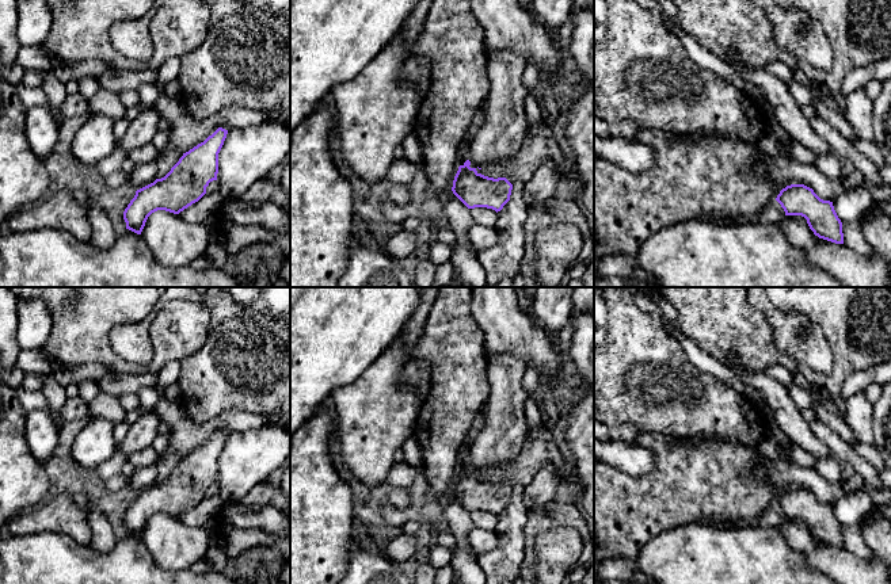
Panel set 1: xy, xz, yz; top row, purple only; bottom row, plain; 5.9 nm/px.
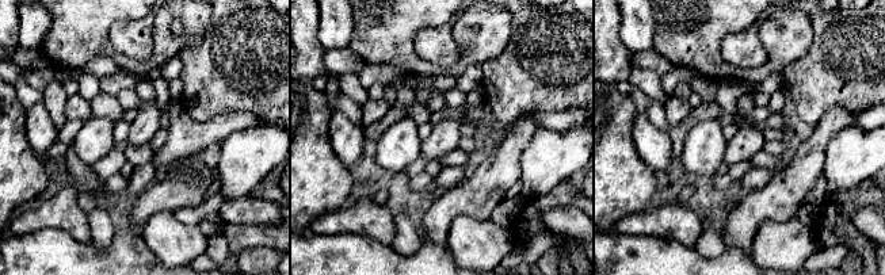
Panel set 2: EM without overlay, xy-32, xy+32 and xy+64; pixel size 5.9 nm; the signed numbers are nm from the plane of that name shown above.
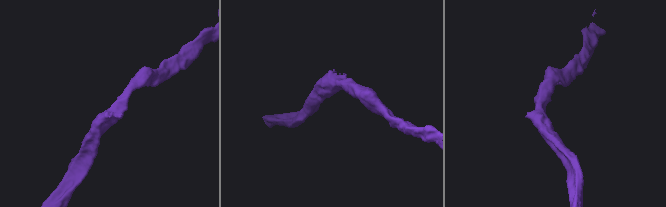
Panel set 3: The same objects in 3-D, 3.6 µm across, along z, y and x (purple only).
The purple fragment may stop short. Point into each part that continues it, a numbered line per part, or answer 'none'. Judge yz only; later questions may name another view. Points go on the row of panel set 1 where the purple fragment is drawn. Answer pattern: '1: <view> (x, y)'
none

